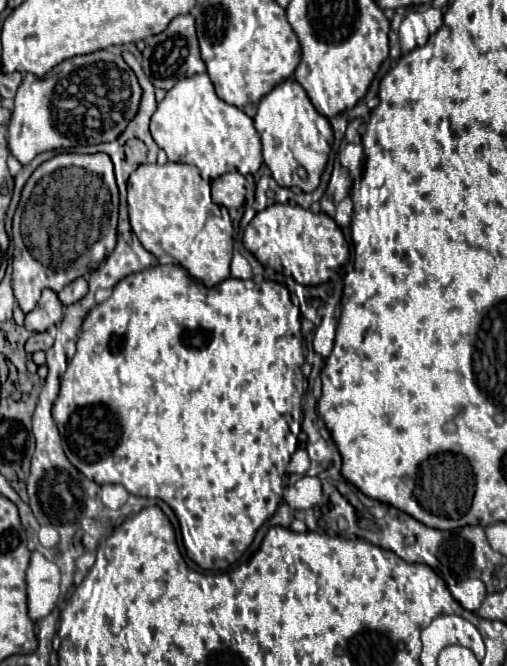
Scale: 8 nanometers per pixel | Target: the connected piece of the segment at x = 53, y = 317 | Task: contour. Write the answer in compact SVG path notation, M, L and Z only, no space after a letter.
M45 290L31 314L25 316L25 328L31 332L45 332L53 324L61 322L61 312L63 304L59 302L57 294L53 290Z

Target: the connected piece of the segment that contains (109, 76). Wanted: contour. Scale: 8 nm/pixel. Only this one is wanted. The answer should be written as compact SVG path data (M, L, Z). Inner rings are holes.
M111 50L63 60L41 78L23 74L7 128L9 150L21 164L29 164L37 154L47 150L113 142L139 112L141 94L135 72Z

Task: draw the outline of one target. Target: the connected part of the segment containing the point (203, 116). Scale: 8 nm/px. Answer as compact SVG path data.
M207 74L187 76L167 92L151 118L151 134L159 148L167 152L169 162L195 164L207 180L215 180L227 172L253 174L263 162L261 138L253 120L241 108L223 102L215 94Z

